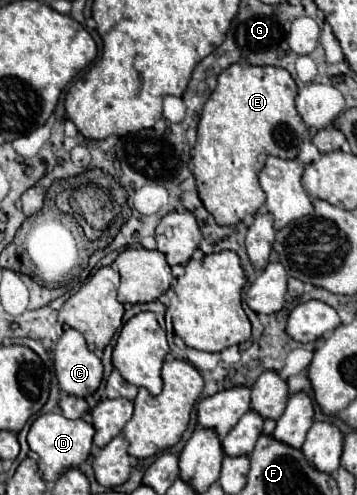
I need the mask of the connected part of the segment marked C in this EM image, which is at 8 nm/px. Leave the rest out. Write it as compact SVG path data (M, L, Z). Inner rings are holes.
M65 328L63 336L57 340L52 359L59 390L85 398L99 388L103 364L87 348L85 338L77 330Z

